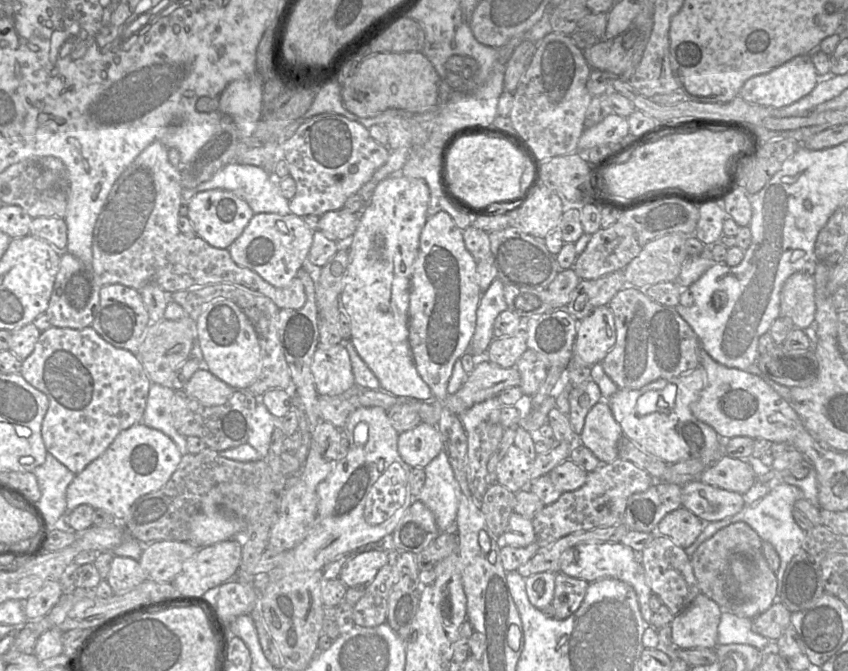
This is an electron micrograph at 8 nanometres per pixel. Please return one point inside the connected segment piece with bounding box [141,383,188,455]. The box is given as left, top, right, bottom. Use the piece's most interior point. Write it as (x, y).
(157, 415)

